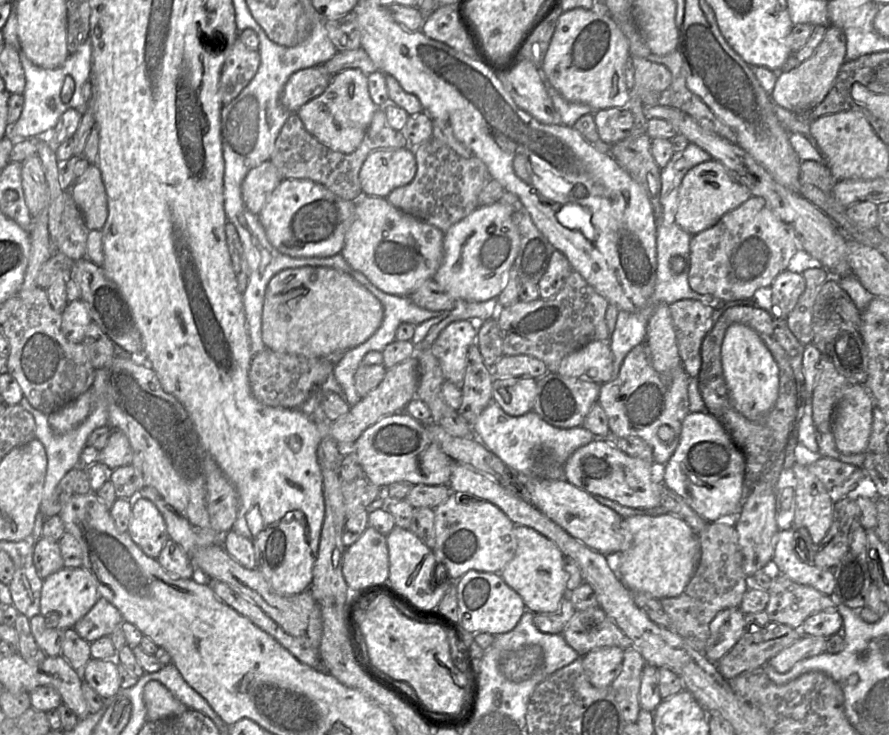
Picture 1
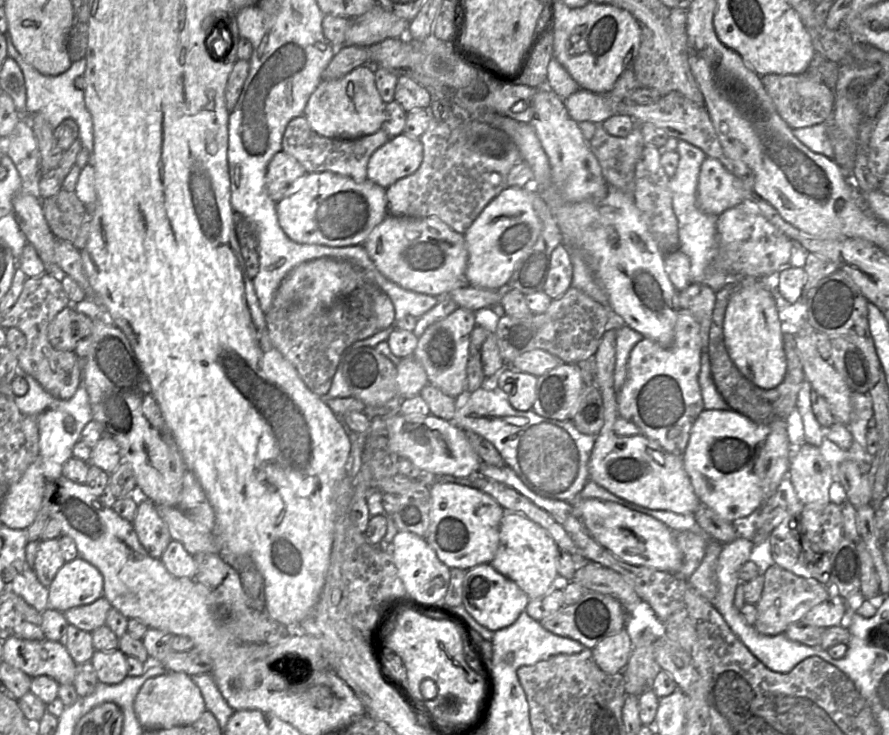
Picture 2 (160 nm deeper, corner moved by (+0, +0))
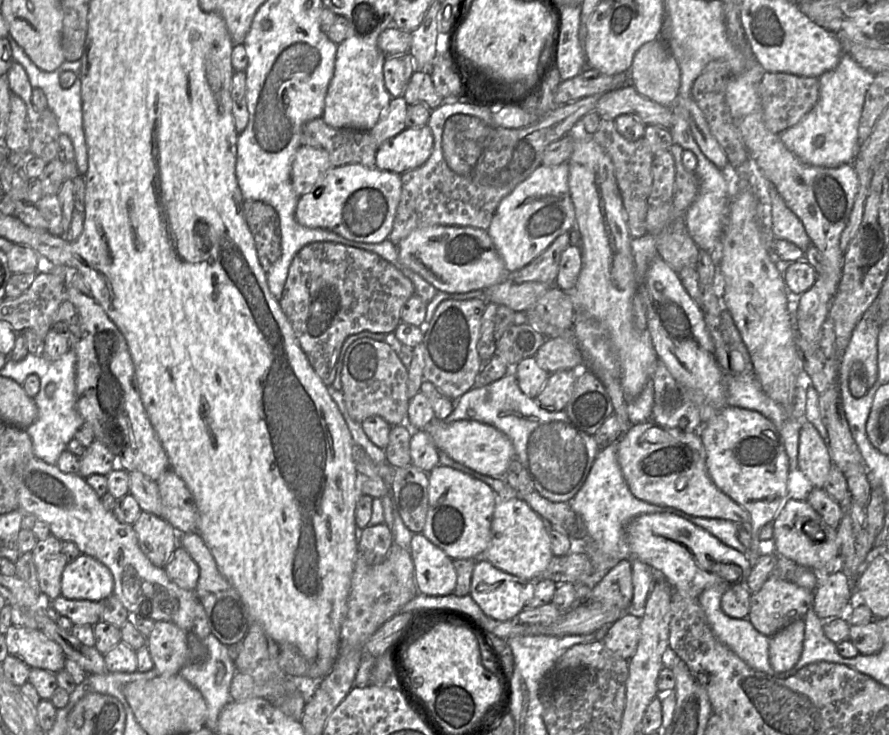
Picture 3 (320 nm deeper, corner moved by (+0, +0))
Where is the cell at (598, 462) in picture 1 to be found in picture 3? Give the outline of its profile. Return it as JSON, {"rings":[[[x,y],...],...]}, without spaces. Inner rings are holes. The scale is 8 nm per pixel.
{"rings":[[[651,420],[632,425],[618,441],[617,460],[631,493],[644,502],[672,507],[691,516],[724,519],[737,524],[745,524],[750,520],[749,513],[719,490],[708,475],[706,452],[699,432],[667,429]]]}

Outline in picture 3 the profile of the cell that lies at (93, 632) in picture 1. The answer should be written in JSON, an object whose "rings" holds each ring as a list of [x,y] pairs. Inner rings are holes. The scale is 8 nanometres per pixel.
{"rings":[[[58,596],[49,603],[60,616],[71,620],[74,625],[96,625],[102,621],[102,602],[89,600],[70,600]]]}

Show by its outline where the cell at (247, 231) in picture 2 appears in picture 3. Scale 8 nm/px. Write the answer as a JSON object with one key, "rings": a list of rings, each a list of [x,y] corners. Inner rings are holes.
{"rings":[[[244,200],[242,211],[253,235],[260,265],[267,273],[281,256],[279,216],[271,205],[256,200]]]}

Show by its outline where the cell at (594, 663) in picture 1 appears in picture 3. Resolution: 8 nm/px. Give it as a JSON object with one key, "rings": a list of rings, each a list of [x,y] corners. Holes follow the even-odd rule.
{"rings":[[[626,612],[614,622],[602,642],[614,655],[629,660],[636,651],[640,638],[641,617]]]}

